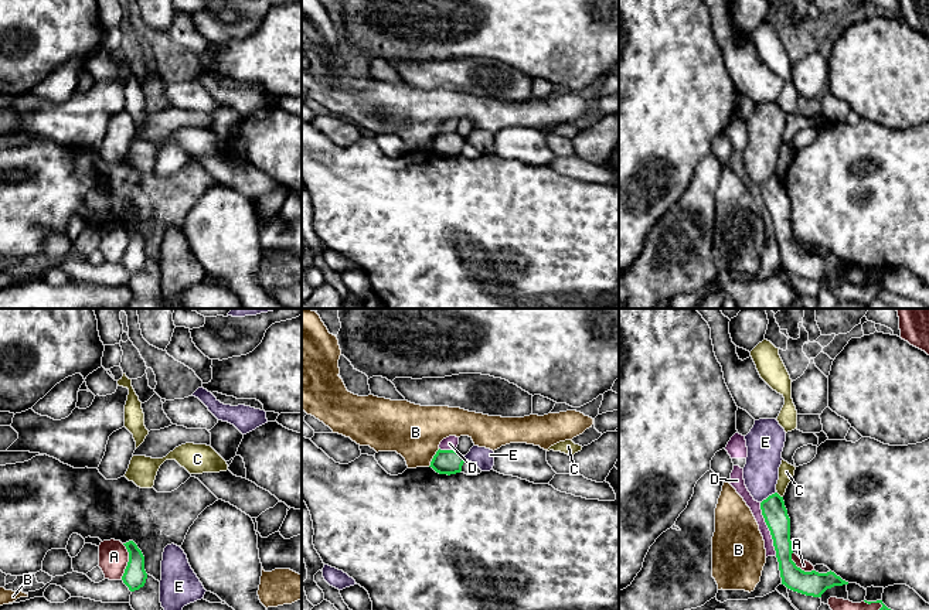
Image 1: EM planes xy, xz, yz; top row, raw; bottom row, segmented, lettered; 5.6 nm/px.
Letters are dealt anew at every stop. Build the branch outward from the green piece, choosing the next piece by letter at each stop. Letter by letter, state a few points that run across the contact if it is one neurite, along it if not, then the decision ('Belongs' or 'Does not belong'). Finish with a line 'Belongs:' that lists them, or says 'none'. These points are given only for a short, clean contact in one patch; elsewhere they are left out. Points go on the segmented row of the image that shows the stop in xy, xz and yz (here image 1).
A: Does not belong
B: Does not belong
C: Line: yz (776, 493), (782, 497). Does not belong
D: Line: yz (759, 503), (776, 555). Does not belong
E: Does not belong
Belongs: none

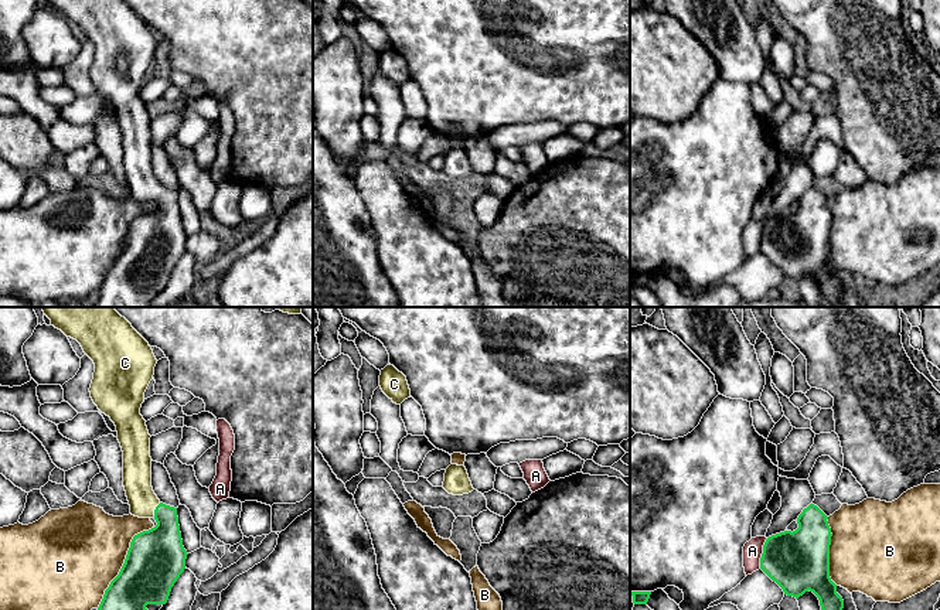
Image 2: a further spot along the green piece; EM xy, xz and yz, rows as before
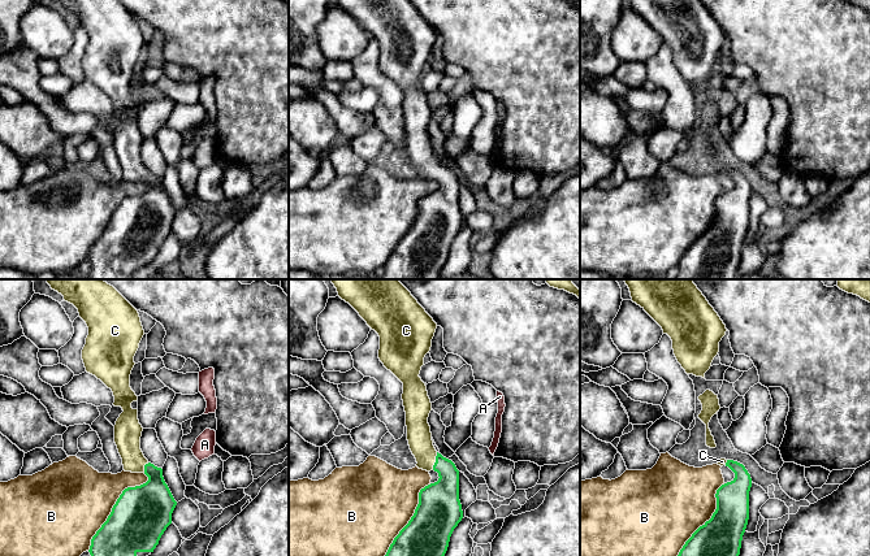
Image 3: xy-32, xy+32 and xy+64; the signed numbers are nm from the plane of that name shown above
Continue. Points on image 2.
A: Does not belong
B: Does not belong
C: Line: xy (157, 554), (162, 517), (155, 510), (139, 493), (136, 470). Belongs
Belongs: C

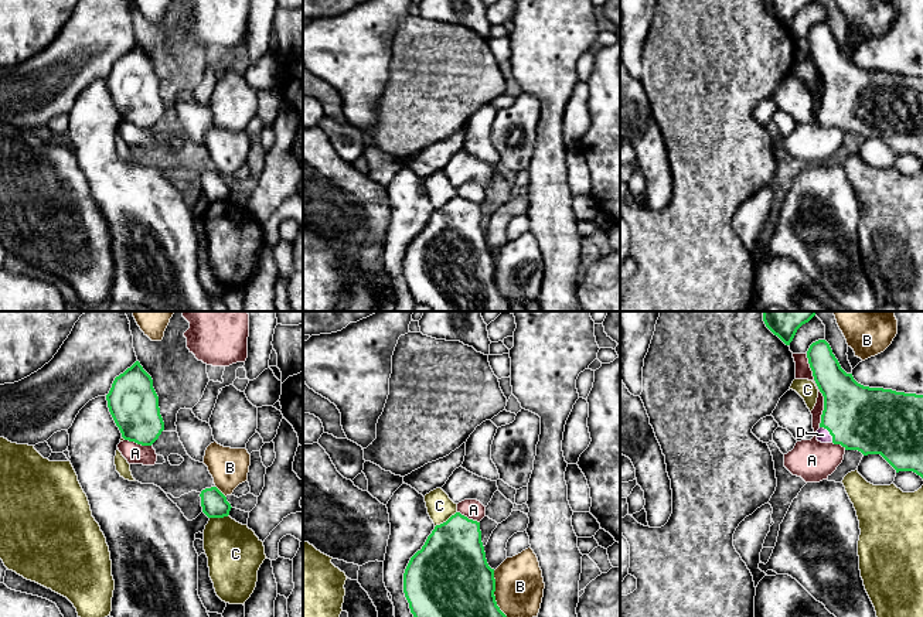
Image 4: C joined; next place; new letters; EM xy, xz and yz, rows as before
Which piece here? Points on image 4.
A: Does not belong
B: Does not belong
C: Does not belong
D: Line: yz (871, 421), (844, 421), (830, 433), (823, 435). Belongs
Belongs: D

